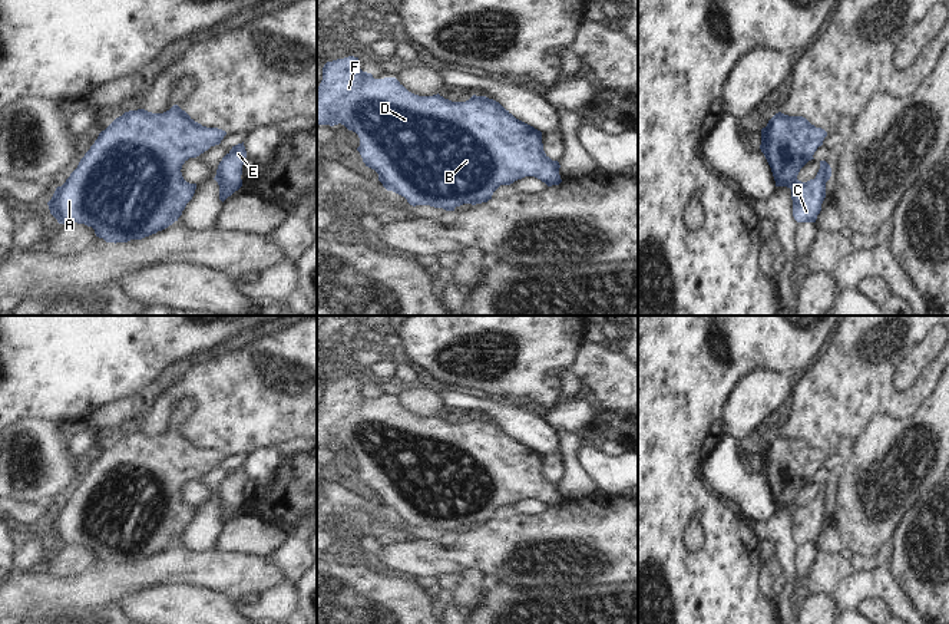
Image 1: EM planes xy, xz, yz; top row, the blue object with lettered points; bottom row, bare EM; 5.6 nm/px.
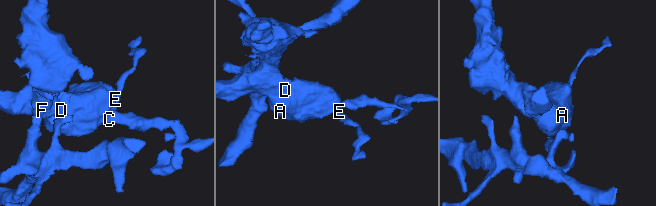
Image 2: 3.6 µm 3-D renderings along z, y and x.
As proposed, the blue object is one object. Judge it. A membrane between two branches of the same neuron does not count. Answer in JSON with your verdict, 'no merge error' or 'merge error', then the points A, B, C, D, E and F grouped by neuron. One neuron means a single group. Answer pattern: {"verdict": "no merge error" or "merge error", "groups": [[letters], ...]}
{"verdict": "no merge error", "groups": [["A", "B", "C", "D", "E", "F"]]}

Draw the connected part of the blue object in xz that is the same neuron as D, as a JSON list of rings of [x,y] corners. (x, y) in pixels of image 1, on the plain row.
[[[348,377],[327,383],[317,409],[317,448],[344,446],[360,459],[360,473],[366,488],[378,495],[387,512],[407,521],[413,528],[430,526],[454,532],[463,525],[482,525],[492,521],[500,506],[510,506],[525,498],[535,498],[548,508],[562,504],[559,483],[543,472],[542,453],[516,440],[499,423],[473,416],[466,423],[452,423],[443,417],[419,417],[409,413],[396,399],[374,400],[360,390],[358,379]]]

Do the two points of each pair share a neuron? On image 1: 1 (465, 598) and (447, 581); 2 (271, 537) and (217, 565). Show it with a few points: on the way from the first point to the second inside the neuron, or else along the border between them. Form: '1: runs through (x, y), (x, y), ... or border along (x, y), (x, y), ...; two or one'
1: border along (459, 573), (459, 580), (450, 590); two
2: border along (214, 547), (227, 551), (268, 555); two

